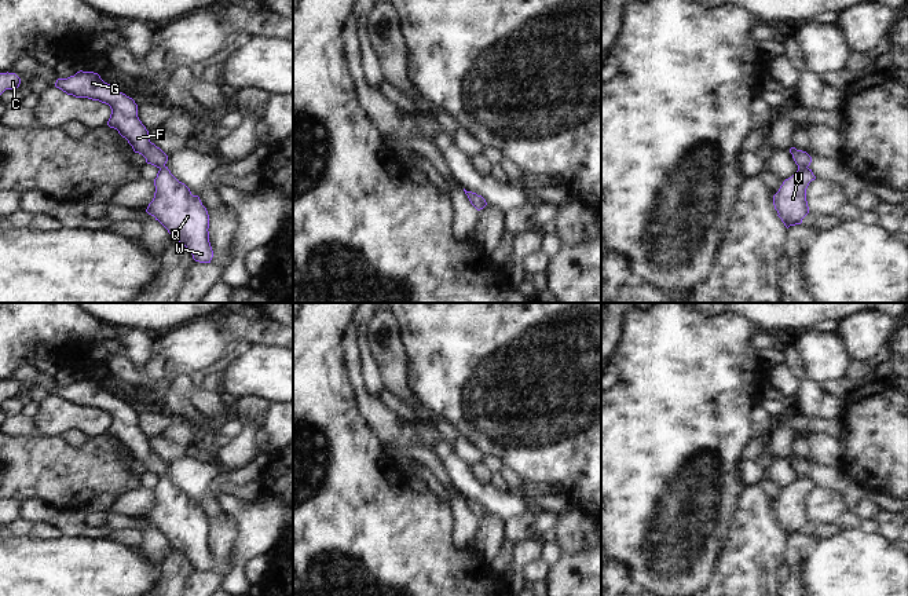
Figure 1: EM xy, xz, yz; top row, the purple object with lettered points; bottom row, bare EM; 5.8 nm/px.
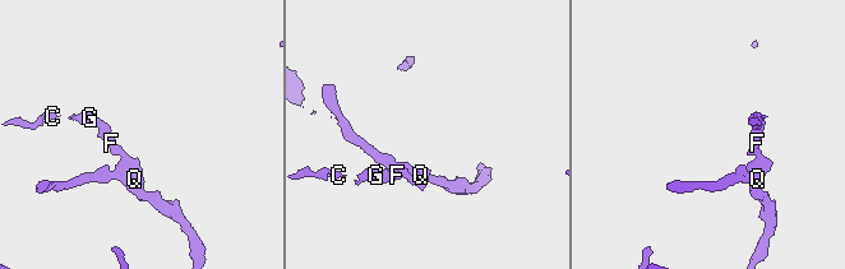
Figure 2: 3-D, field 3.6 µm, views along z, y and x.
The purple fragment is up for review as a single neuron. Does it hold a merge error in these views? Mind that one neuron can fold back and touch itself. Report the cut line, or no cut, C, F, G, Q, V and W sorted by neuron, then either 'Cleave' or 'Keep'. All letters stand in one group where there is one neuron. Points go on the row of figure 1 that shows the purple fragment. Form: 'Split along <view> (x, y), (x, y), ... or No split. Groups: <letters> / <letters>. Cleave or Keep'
No split. Groups: C F G Q V W. Keep

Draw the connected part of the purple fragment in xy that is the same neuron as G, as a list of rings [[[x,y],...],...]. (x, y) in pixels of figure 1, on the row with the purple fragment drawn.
[[[77,72],[67,78],[58,78],[55,87],[76,98],[88,98],[106,103],[111,109],[107,125],[118,131],[128,140],[135,153],[142,154],[147,164],[157,167],[160,171],[154,179],[155,193],[146,212],[155,217],[171,234],[172,241],[179,241],[199,263],[210,263],[213,251],[209,242],[209,215],[198,195],[193,195],[190,189],[179,182],[165,165],[168,156],[149,139],[149,131],[138,117],[138,105],[125,94],[120,92],[111,84],[105,83],[98,73]]]

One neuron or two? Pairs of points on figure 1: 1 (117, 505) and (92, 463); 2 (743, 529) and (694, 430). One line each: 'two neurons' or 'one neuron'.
1: two neurons
2: two neurons

